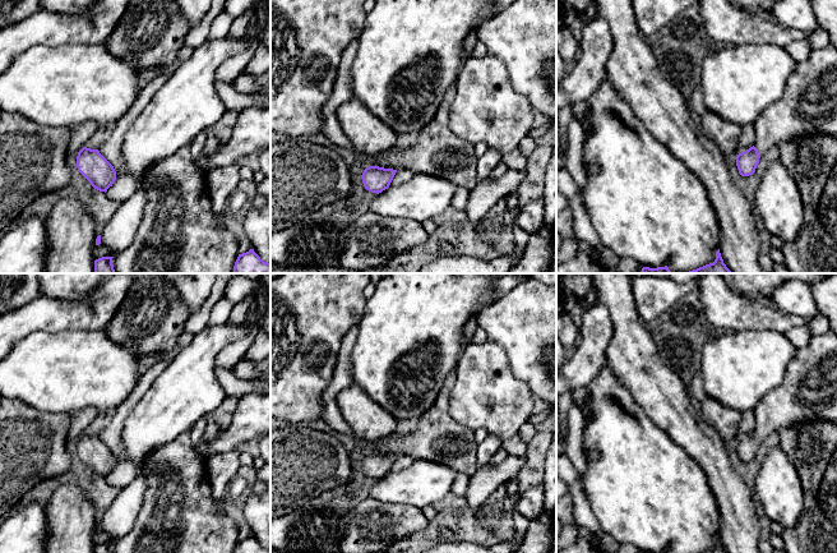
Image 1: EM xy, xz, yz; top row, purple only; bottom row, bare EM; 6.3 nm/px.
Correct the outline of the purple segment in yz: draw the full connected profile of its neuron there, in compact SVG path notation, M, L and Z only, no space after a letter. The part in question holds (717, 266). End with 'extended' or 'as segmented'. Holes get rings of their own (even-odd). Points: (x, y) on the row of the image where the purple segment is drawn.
M718 249L716 252L716 259L713 263L706 264L689 272L671 272L669 267L665 266L657 268L643 267L641 273L731 273L731 271L723 263L723 259Z; as segmented

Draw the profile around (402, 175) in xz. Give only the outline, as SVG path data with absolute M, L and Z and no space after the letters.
M399 169L399 170L397 170L397 172L396 172L396 175L394 175L389 186L397 186L397 185L401 185L403 183L407 183L413 176L415 176L415 172L412 172L410 170Z

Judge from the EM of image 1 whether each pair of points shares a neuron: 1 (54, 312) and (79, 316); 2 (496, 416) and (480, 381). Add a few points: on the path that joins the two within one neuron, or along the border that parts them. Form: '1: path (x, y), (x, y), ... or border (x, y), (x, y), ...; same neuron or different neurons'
1: path (60, 316), (73, 316); same neuron
2: path (496, 408), (496, 402), (485, 390); same neuron

